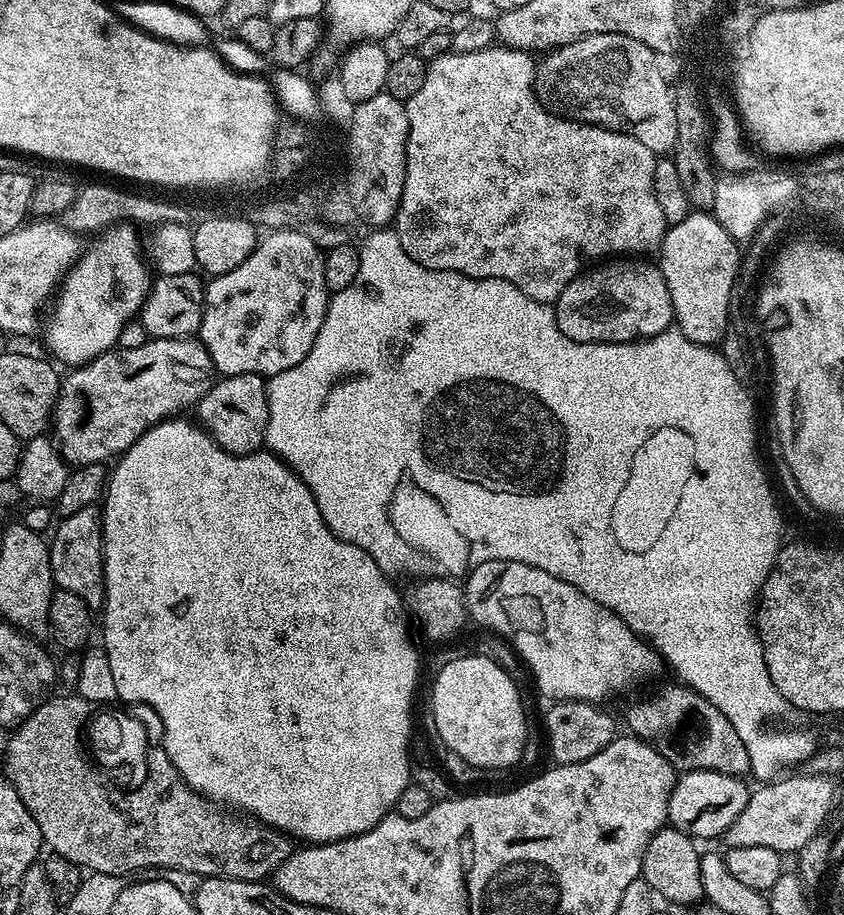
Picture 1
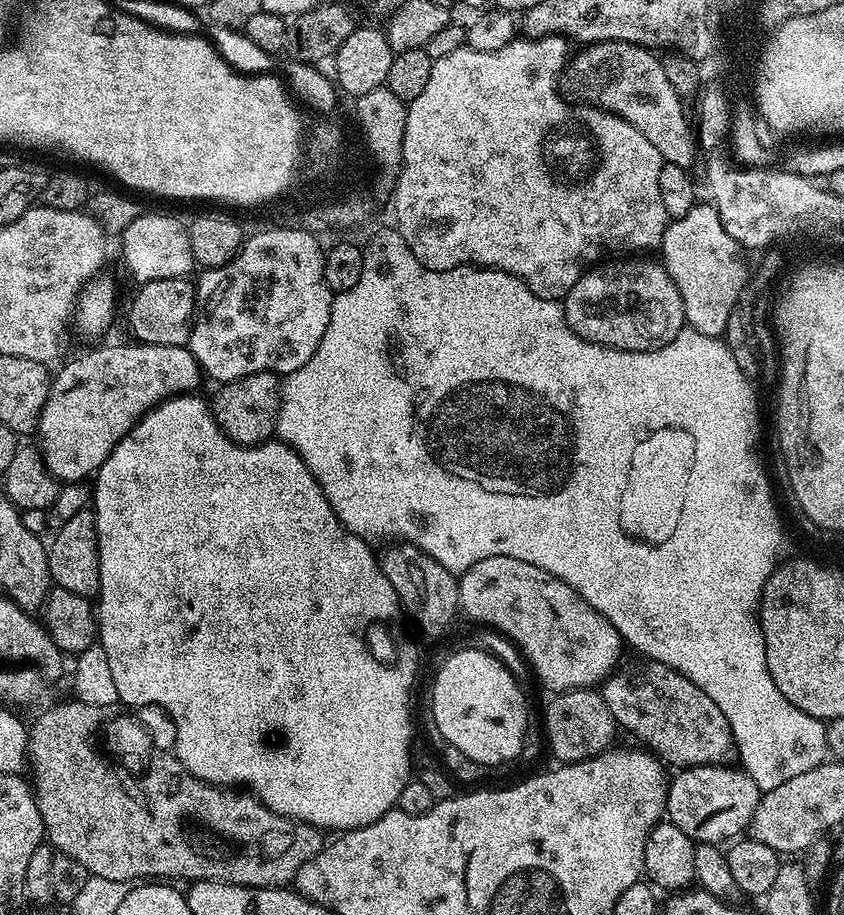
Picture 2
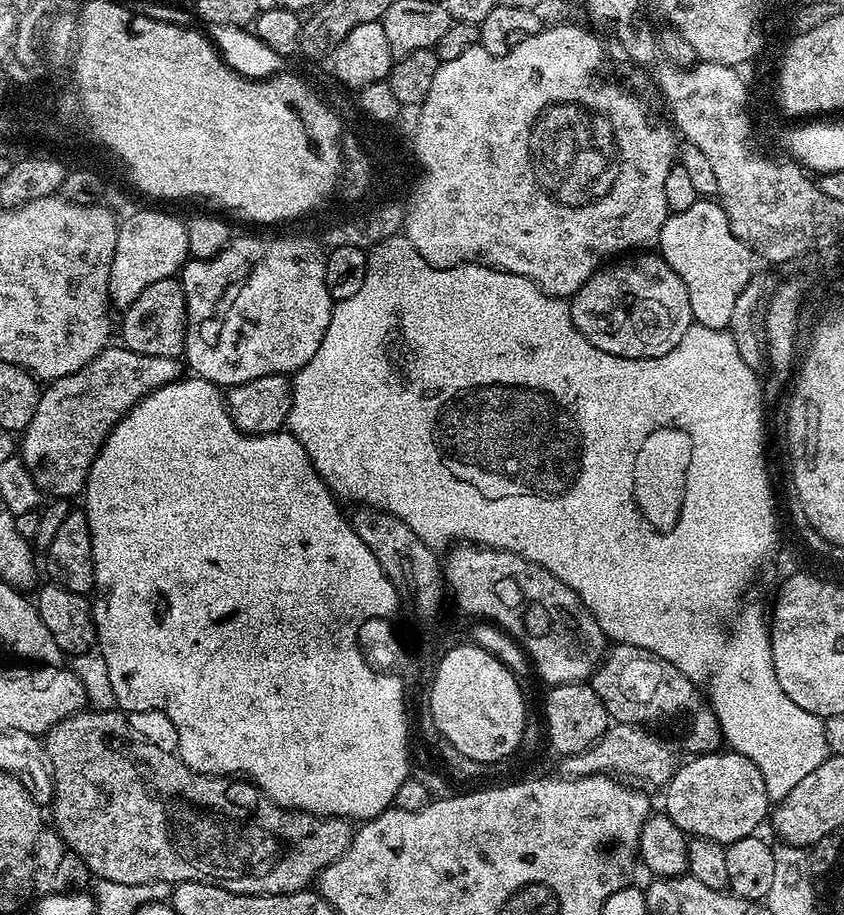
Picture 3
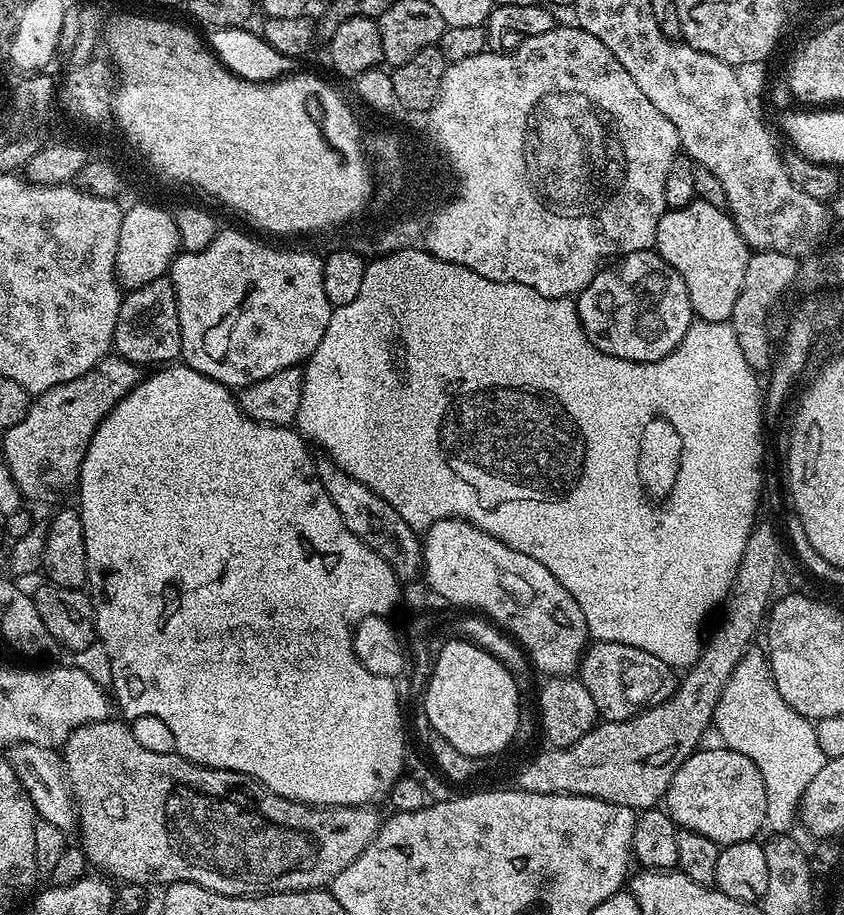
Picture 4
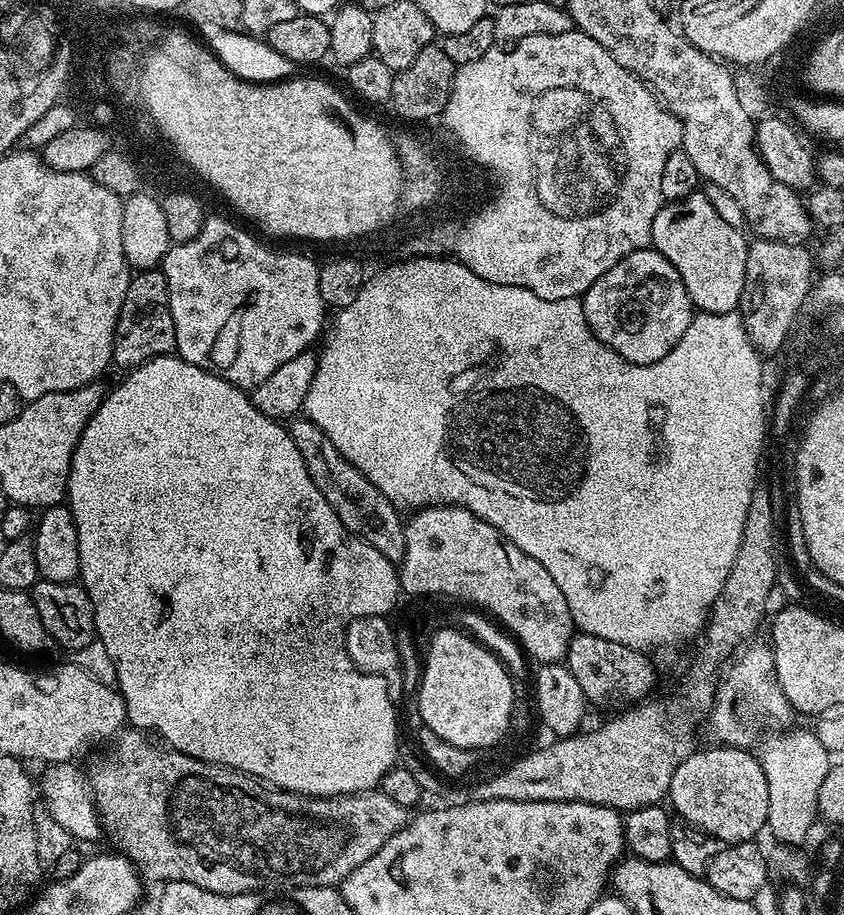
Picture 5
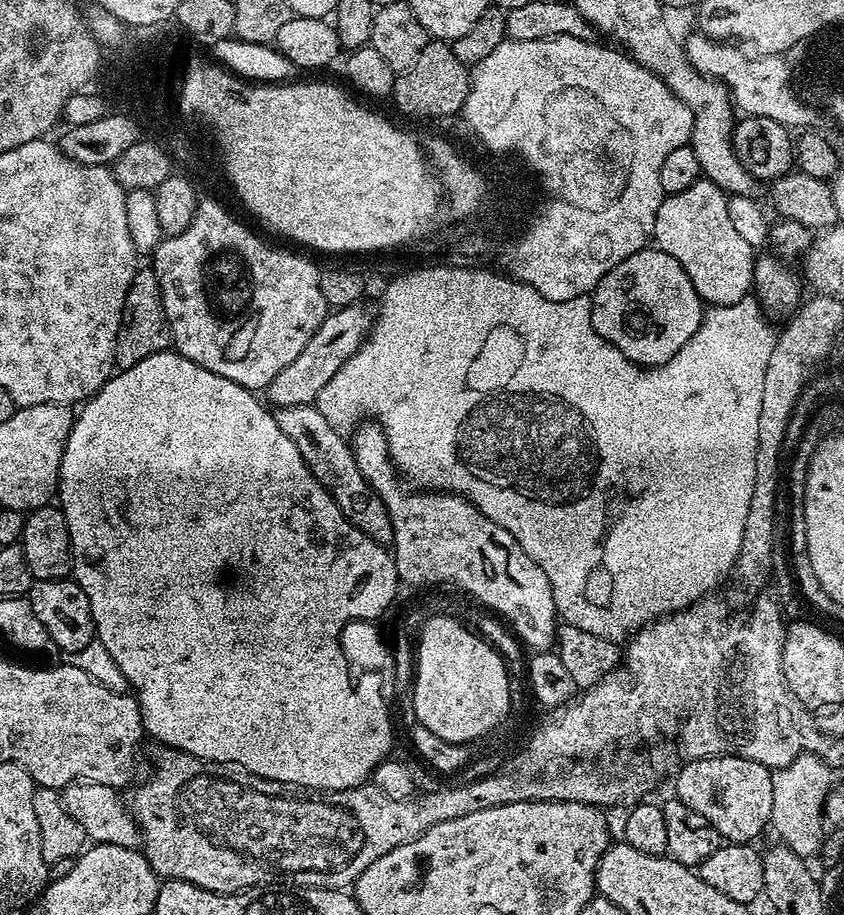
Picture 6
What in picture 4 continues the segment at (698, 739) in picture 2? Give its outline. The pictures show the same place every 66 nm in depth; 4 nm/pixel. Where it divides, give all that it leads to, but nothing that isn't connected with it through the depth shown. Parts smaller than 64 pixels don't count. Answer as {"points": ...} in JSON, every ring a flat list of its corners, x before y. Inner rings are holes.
{"points":[[597,640,589,643,580,660,578,679,590,692,597,713,605,721,629,720,647,708,672,699,678,687,678,676,662,658,654,658,646,650,626,646,622,642]]}

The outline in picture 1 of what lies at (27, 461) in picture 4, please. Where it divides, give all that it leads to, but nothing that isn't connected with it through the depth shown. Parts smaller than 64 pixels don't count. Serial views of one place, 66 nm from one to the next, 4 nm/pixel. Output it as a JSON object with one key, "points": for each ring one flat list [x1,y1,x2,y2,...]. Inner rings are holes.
{"points":[[184,336,148,338,145,341,145,344,136,344,133,348,120,346,113,351,104,352,88,364,73,367,69,371,72,373,63,377,60,397,56,399,54,440,60,449,60,455,69,465,104,464,108,459,111,461,119,457,146,430,183,413,180,412,183,408,191,409,212,389,212,359,199,339]]}

